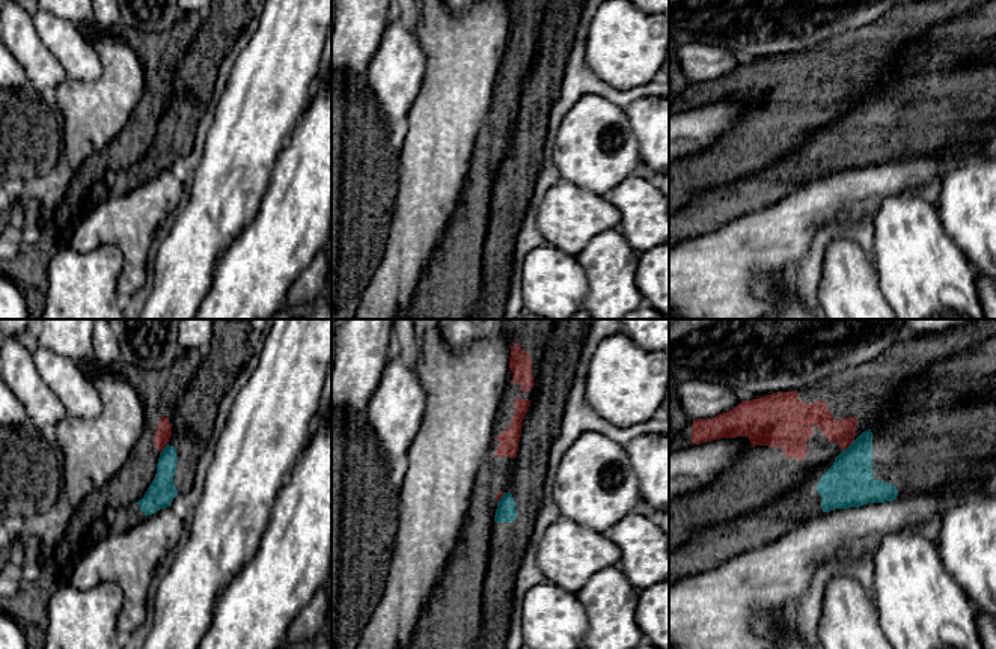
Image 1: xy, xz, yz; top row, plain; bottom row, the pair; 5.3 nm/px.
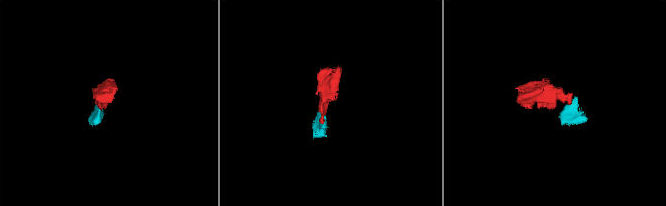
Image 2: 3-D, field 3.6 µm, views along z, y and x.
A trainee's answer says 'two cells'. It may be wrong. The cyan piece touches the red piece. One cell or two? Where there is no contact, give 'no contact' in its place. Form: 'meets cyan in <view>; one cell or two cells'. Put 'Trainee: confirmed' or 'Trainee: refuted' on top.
Trainee: confirmed
meets cyan in yz; two cells

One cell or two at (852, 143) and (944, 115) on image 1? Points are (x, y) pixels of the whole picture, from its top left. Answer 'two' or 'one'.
one

